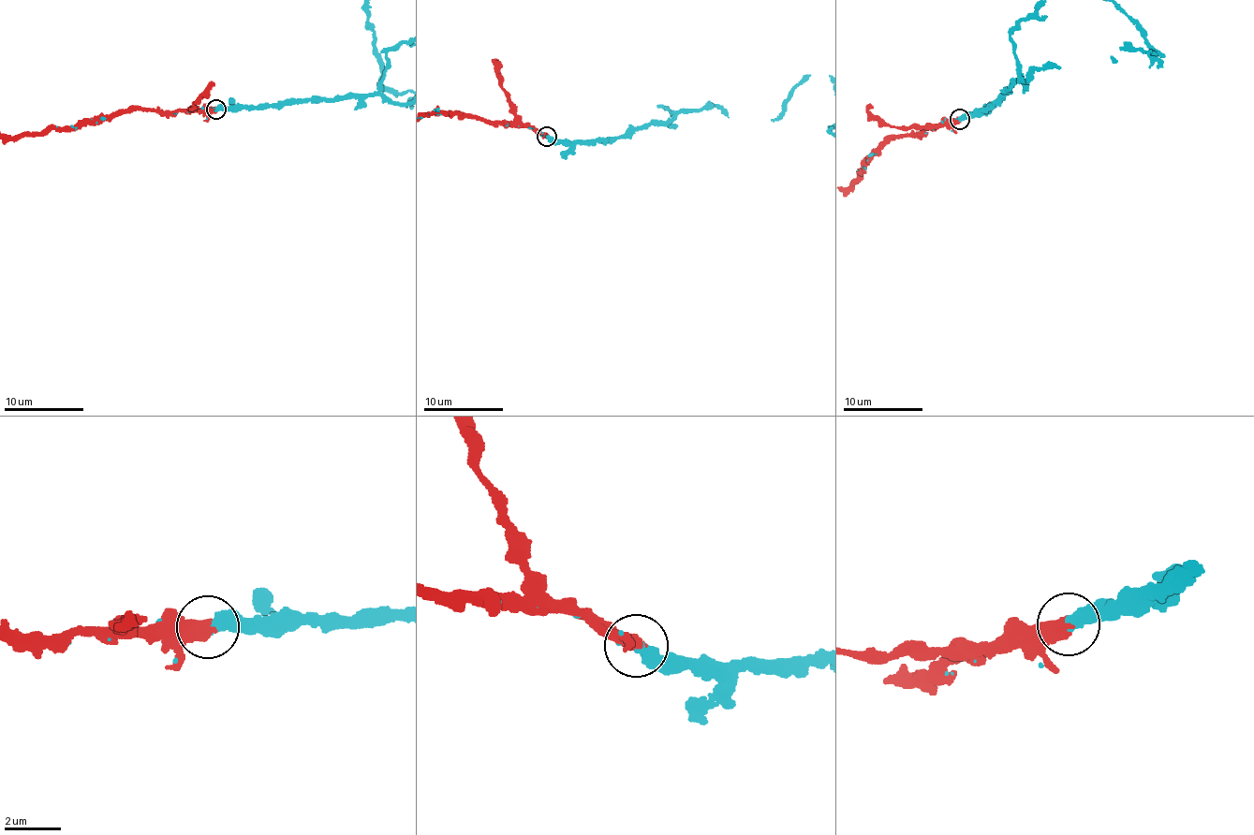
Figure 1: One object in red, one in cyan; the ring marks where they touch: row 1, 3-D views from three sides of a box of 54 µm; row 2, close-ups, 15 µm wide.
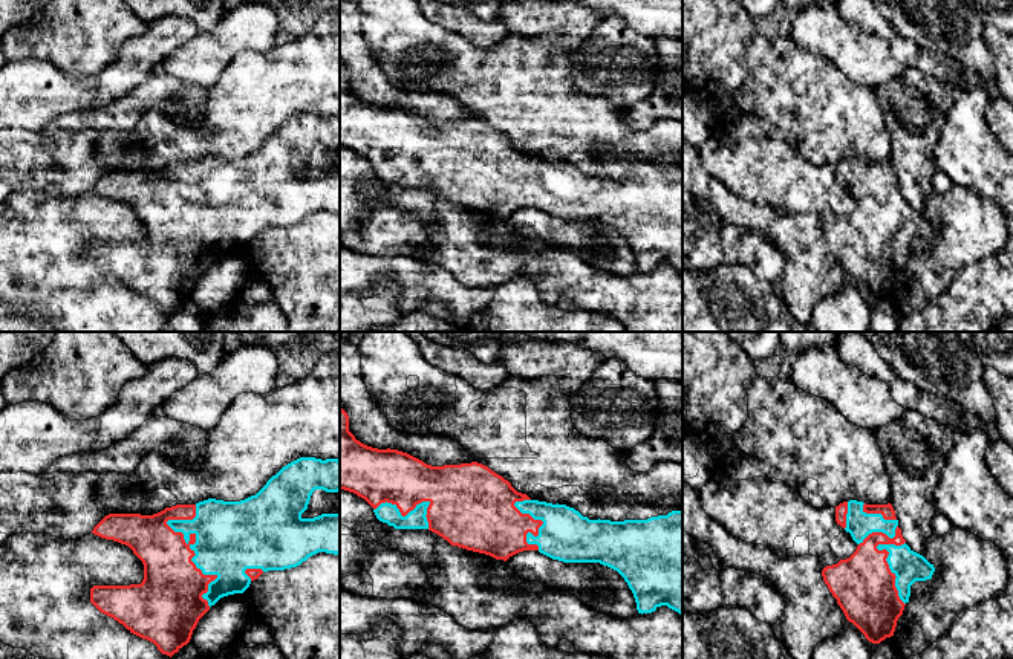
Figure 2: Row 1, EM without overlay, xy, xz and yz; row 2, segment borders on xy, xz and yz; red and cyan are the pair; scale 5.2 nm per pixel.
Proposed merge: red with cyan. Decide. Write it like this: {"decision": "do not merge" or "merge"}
{"decision": "merge"}

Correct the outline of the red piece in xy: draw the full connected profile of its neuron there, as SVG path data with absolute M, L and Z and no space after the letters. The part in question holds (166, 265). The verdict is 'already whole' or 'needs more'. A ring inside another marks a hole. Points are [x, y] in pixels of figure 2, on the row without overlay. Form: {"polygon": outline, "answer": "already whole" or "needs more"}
{"polygon": "M300 115L272 133L256 153L240 159L208 156L196 162L165 165L153 173L106 173L92 191L129 203L144 222L144 237L141 242L130 243L93 243L90 260L101 271L122 281L130 291L153 300L162 312L171 315L190 300L199 277L220 255L243 251L263 229L297 225L318 209L340 211L340 171L301 174L315 147L340 148L338 116Z", "answer": "needs more"}

